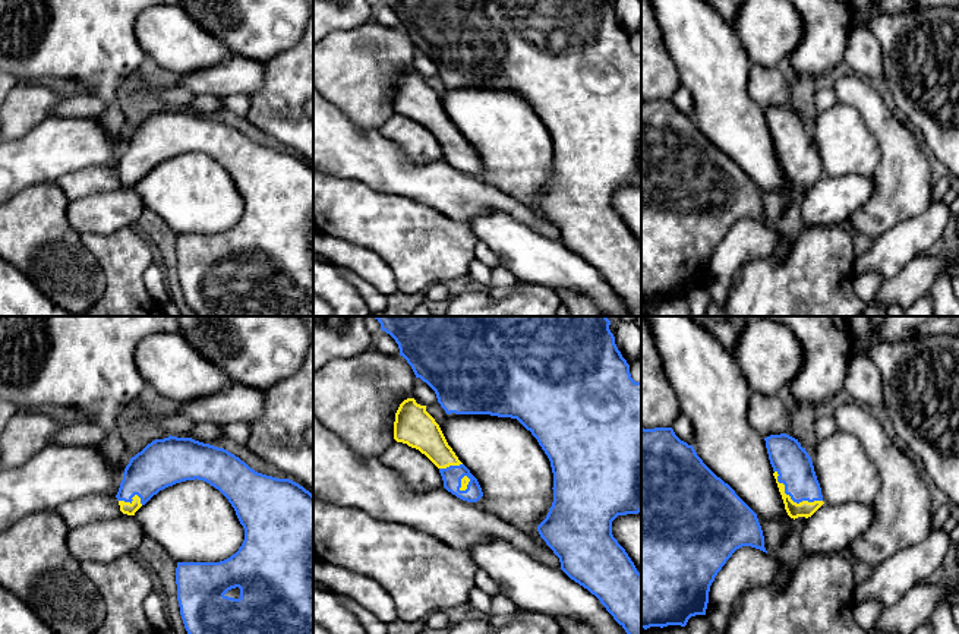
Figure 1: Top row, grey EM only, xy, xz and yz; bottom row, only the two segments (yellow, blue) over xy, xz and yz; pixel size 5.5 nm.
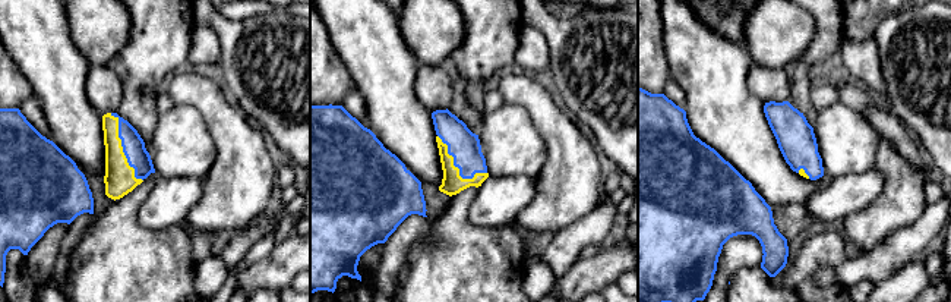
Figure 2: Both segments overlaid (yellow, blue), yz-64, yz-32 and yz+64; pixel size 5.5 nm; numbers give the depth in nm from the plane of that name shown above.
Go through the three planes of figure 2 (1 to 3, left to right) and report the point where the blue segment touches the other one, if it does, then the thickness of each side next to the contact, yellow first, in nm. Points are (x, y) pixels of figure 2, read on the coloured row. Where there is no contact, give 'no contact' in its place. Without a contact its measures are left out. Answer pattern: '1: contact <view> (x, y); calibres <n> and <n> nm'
1: contact yz-64 (122, 148); calibres 170 and 130 nm
2: contact yz-32 (458, 169); calibres 120 and 170 nm
3: contact yz+64 (803, 172); calibres 30 and 200 nm

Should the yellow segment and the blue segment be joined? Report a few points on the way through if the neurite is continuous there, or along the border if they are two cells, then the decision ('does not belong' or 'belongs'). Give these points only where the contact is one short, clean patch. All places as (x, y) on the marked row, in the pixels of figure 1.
belongs

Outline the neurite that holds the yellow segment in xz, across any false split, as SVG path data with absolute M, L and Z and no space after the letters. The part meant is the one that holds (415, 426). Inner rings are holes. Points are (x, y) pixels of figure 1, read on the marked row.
M414 398L404 400L394 422L394 439L425 454L438 469L444 488L457 498L477 502L482 488L470 470L458 460L448 445L439 425Z

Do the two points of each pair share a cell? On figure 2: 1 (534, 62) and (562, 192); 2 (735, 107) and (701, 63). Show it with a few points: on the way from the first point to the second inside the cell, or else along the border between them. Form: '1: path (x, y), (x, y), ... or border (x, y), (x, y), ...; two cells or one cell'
1: border (514, 68), (533, 75); two cells
2: path (724, 97), (716, 88), (711, 74); one cell

